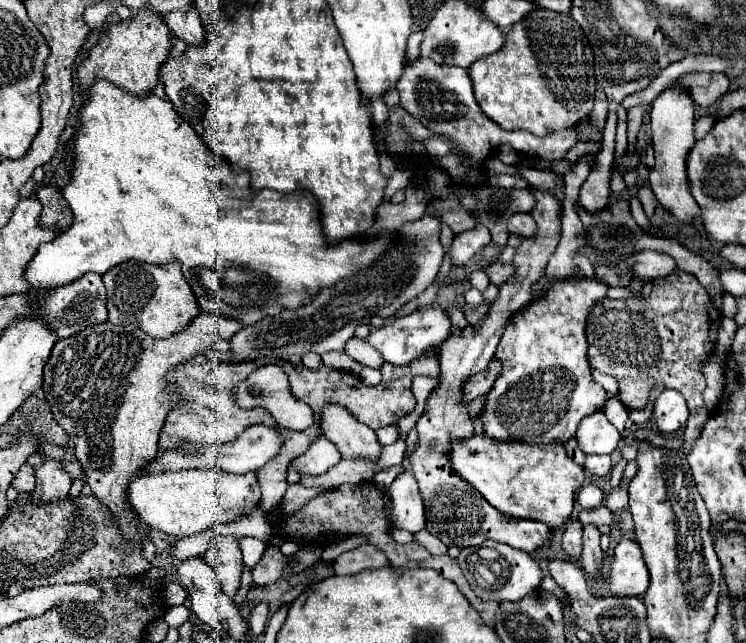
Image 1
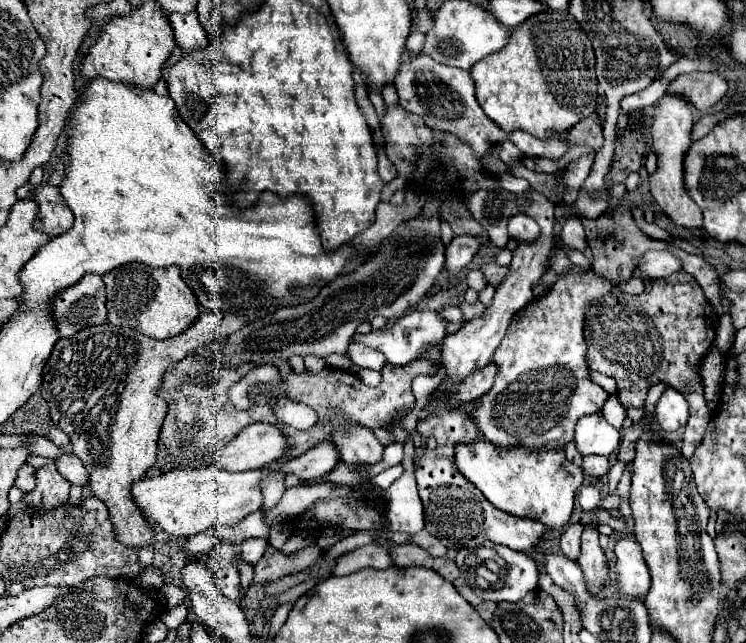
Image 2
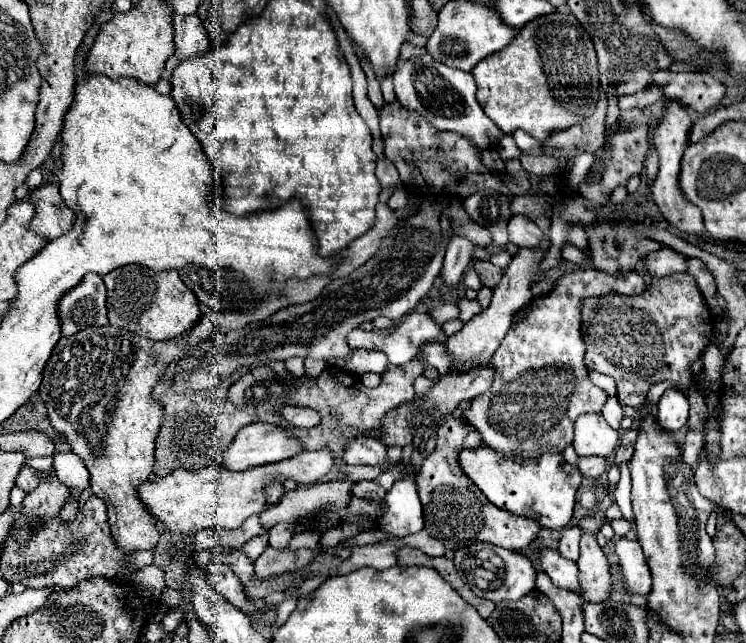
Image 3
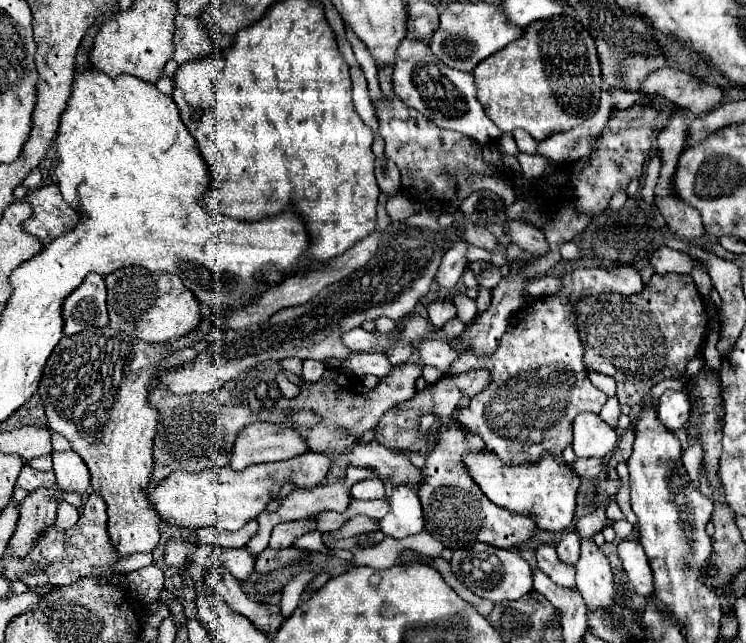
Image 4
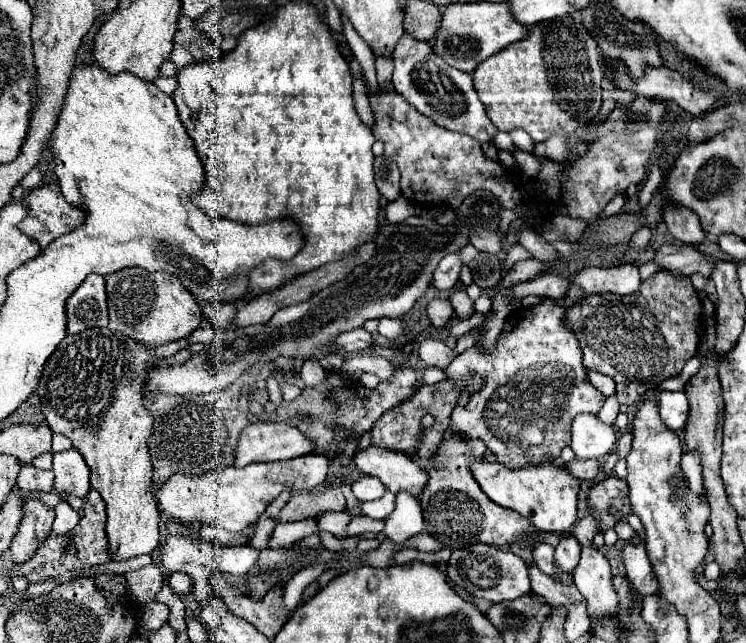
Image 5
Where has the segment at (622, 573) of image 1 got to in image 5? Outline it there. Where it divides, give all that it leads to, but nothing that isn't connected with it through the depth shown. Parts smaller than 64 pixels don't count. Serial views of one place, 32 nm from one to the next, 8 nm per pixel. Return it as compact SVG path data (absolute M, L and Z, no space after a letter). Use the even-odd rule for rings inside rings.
M624 542L620 556L626 566L626 578L630 582L630 588L638 592L640 596L656 594L658 584L656 584L656 576L652 572L652 564L648 560L644 546L634 542Z

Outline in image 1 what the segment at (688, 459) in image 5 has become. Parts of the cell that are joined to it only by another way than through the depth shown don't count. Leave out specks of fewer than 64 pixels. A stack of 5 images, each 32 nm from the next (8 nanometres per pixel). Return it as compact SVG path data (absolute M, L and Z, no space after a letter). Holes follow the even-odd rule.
M672 272L664 276L664 288L656 286L652 288L652 294L648 298L628 298L628 300L610 300L604 298L600 300L594 308L592 314L588 316L588 326L586 326L586 336L588 336L588 362L592 368L606 372L614 376L620 384L618 398L622 404L630 410L642 410L648 404L650 390L656 386L672 388L678 390L690 408L690 418L686 422L686 446L684 452L690 452L694 440L700 436L706 420L708 420L708 410L702 400L702 390L706 386L706 378L702 374L702 368L714 354L714 346L718 340L718 330L720 330L720 316L714 316L712 324L712 298L706 292L706 288L698 282L694 274L688 272Z

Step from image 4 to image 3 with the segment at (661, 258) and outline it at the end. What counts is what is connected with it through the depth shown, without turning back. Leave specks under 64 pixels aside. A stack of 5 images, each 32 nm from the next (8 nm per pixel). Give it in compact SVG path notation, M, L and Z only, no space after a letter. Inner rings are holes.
M662 248L662 250L656 250L656 252L650 252L646 258L644 258L644 268L650 276L670 276L674 272L684 272L686 270L686 262L684 258L674 252L672 248Z

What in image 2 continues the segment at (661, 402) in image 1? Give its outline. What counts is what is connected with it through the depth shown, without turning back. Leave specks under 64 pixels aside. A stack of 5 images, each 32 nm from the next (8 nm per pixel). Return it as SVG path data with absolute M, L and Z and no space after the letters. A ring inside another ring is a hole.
M666 388L656 404L656 422L660 430L674 432L682 426L686 426L688 420L688 402L686 398L676 392L674 388Z

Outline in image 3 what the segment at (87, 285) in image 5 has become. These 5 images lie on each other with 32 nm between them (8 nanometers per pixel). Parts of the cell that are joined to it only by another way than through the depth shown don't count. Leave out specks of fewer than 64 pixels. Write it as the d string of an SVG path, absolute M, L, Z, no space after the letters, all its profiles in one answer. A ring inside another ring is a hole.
M86 274L84 280L68 290L56 306L62 336L72 336L88 326L104 326L106 318L106 288L98 274Z

